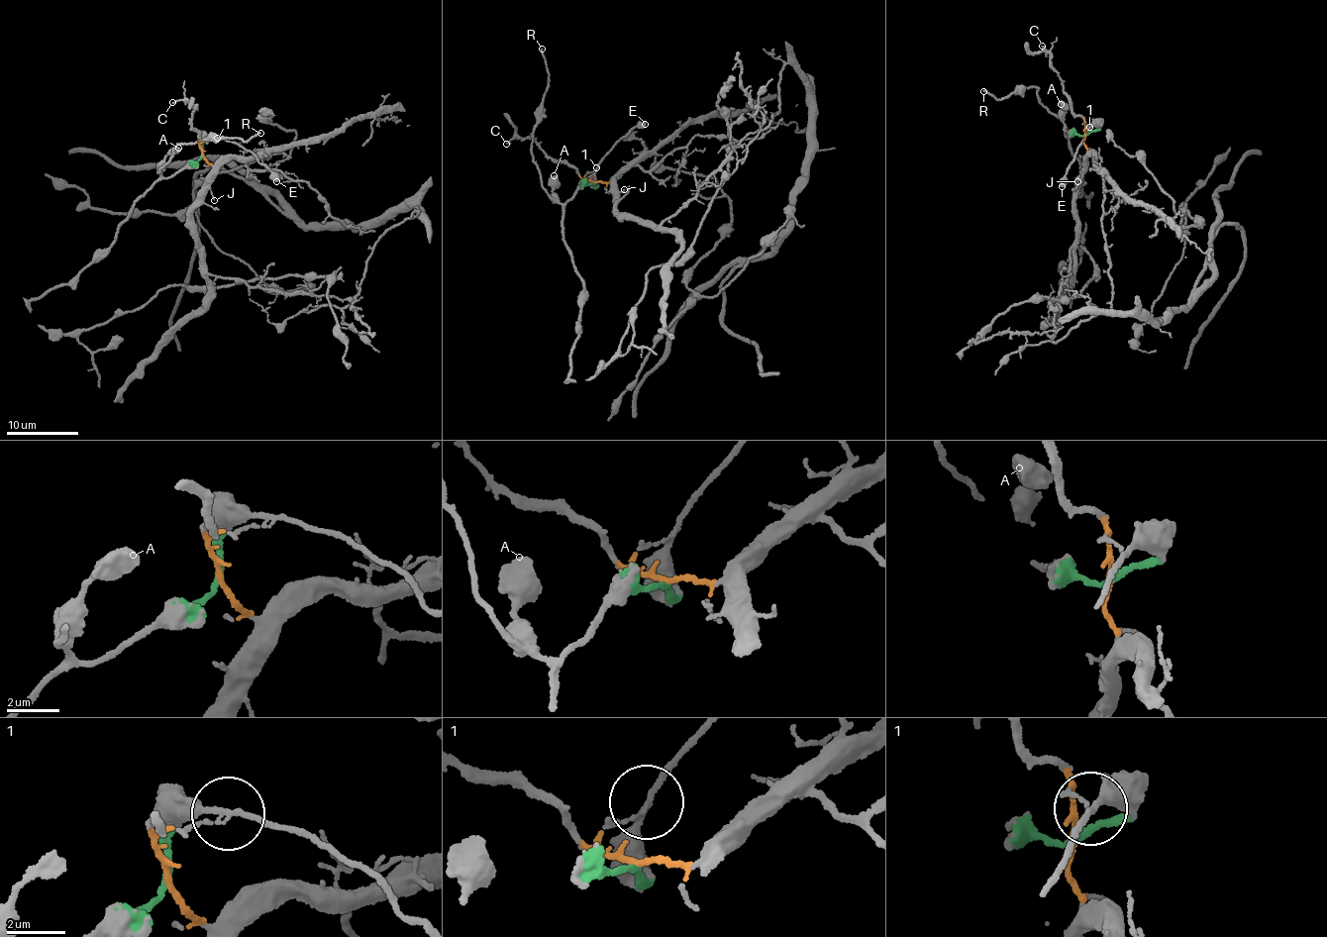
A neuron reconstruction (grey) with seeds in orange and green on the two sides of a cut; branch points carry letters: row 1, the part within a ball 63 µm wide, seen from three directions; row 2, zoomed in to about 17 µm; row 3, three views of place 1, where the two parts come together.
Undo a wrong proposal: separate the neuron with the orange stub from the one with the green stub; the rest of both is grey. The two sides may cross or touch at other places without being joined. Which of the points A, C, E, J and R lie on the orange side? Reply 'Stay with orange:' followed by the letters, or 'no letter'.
Stay with orange: C, J

